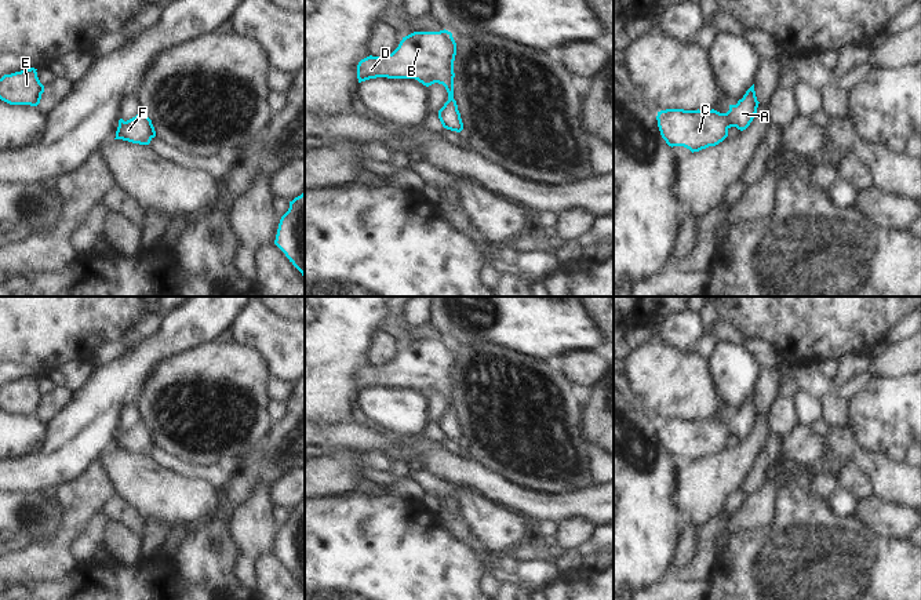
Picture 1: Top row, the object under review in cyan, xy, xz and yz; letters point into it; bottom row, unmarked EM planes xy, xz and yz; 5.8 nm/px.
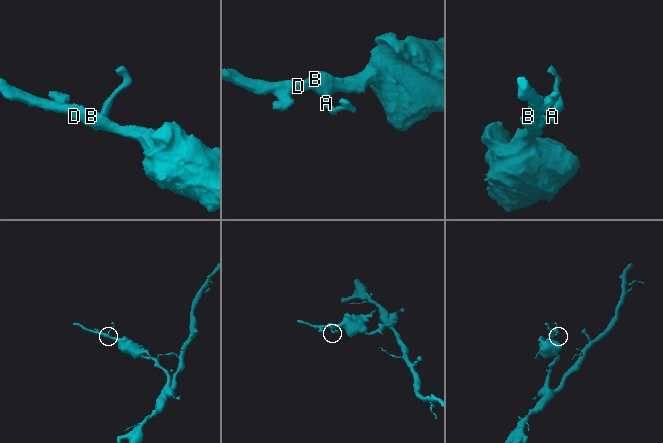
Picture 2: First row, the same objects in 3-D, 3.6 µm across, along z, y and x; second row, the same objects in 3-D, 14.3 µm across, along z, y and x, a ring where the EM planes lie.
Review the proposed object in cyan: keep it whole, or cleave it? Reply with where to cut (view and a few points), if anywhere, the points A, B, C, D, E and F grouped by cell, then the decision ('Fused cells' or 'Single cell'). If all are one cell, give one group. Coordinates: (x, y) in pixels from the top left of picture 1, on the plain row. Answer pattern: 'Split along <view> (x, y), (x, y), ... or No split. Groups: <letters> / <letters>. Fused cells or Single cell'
No split. Groups: A B C D E F. Single cell.

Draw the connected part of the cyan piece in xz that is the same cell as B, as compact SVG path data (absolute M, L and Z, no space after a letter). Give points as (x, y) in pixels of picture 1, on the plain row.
M448 339L414 341L400 350L387 366L367 366L357 374L358 392L376 388L415 388L429 396L443 393L448 410L438 419L444 437L460 441L463 432L454 408L454 370L456 352Z

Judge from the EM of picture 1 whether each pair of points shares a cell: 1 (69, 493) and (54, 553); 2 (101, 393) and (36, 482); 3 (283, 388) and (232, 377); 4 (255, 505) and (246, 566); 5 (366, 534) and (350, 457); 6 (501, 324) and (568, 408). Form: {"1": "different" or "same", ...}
{"1": "same", "2": "same", "3": "different", "4": "same", "5": "different", "6": "different"}

